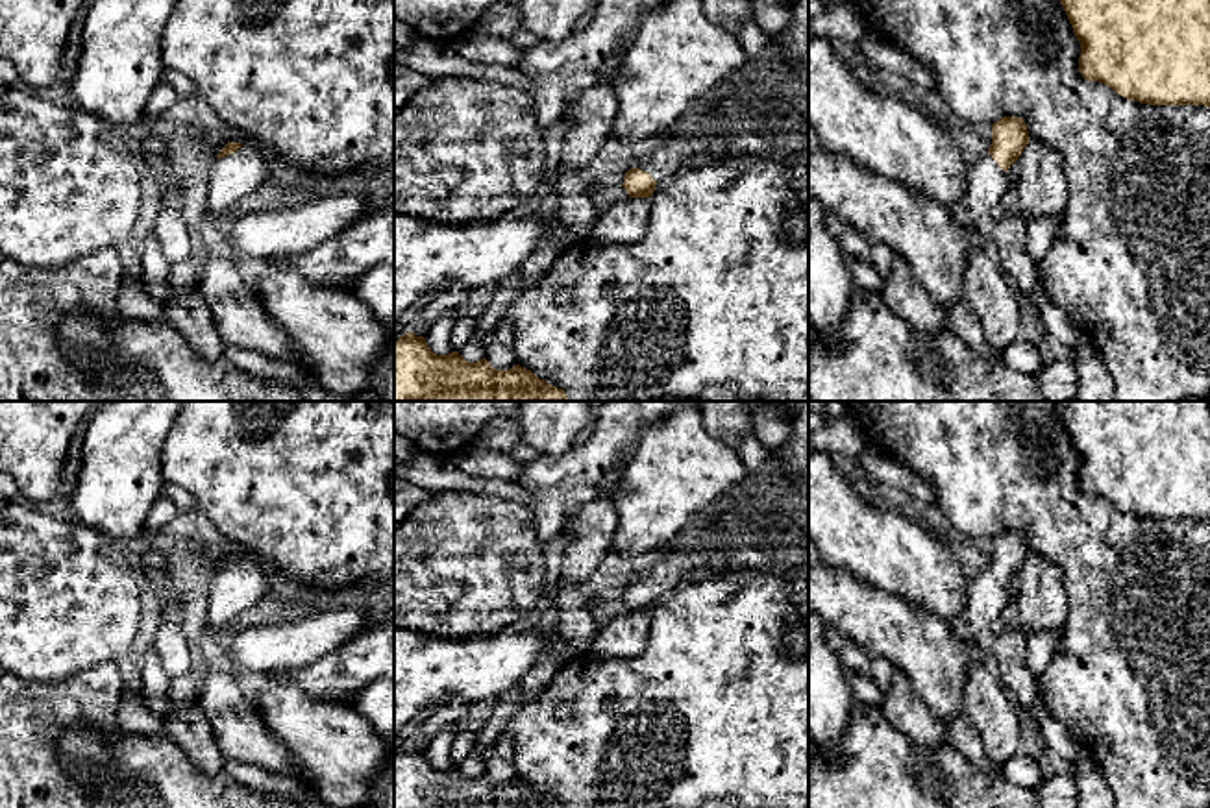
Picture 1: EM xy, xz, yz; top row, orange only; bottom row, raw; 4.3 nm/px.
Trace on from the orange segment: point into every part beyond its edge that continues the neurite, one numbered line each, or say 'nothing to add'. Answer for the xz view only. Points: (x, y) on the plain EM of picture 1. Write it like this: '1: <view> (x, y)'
1: xz (666, 575)

